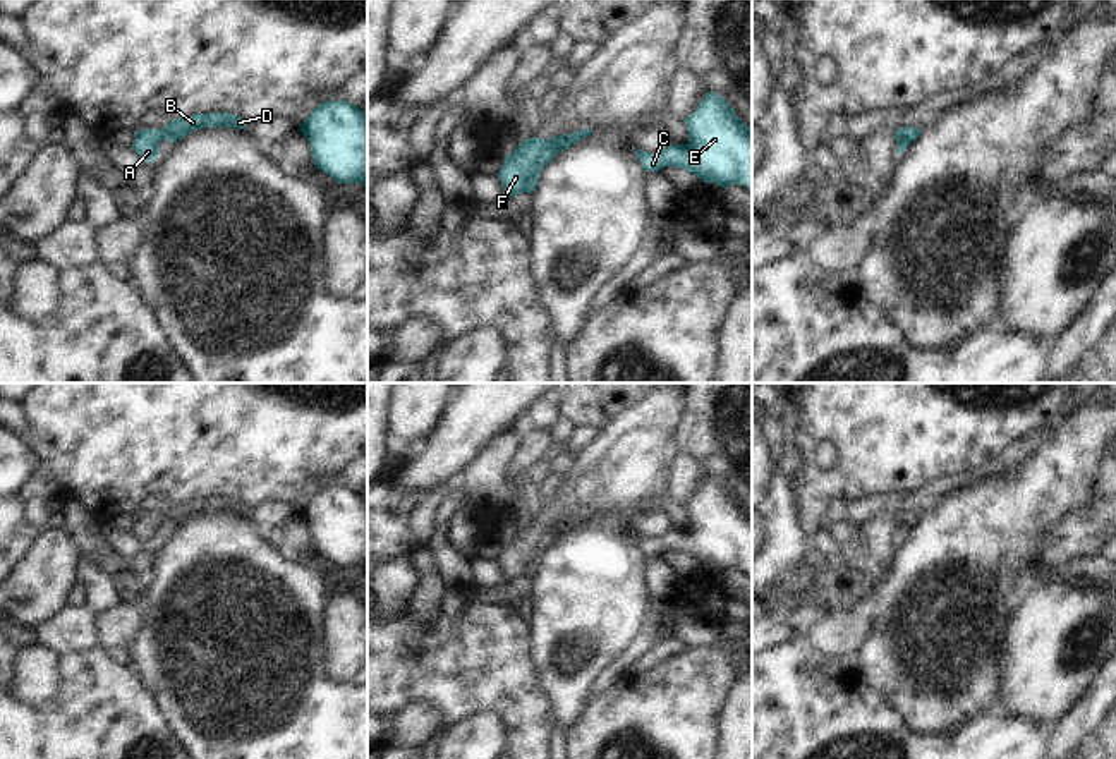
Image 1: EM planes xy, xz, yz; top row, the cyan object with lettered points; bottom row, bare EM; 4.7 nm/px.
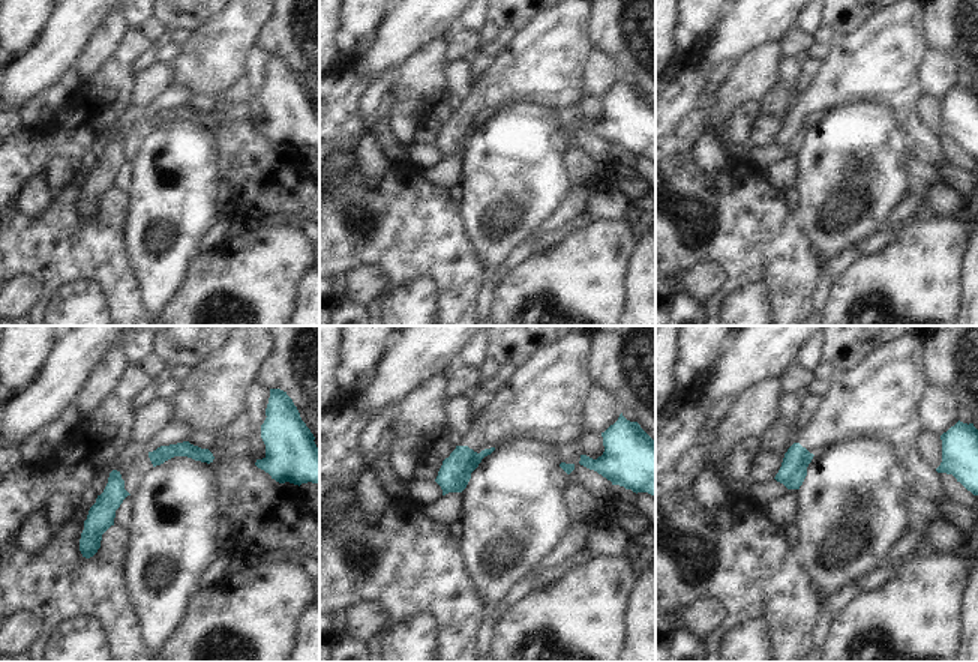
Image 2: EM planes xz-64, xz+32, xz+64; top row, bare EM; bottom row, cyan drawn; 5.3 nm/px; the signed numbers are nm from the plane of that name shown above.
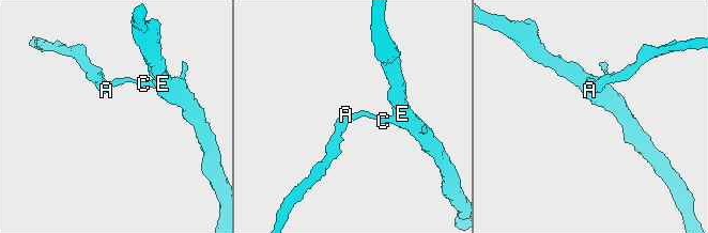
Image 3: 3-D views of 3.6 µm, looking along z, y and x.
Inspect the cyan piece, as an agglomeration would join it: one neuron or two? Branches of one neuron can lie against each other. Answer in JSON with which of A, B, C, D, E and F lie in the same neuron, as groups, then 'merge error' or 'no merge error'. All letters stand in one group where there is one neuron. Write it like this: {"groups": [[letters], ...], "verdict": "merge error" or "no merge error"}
{"groups": [["A", "F"], ["B", "C", "D", "E"]], "verdict": "merge error"}

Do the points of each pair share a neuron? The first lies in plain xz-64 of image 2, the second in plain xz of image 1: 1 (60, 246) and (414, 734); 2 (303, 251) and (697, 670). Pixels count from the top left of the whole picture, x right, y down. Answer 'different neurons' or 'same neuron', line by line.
1: different neurons
2: same neuron

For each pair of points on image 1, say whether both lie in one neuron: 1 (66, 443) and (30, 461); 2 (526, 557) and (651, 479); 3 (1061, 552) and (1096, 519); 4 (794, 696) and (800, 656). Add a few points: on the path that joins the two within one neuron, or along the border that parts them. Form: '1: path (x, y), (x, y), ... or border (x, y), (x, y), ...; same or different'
1: border (31, 445), (40, 457), (40, 467); different
2: path (541, 521), (584, 483), (615, 479); same
3: path (1070, 543), (1087, 528); same
4: path (794, 686), (795, 667); same

